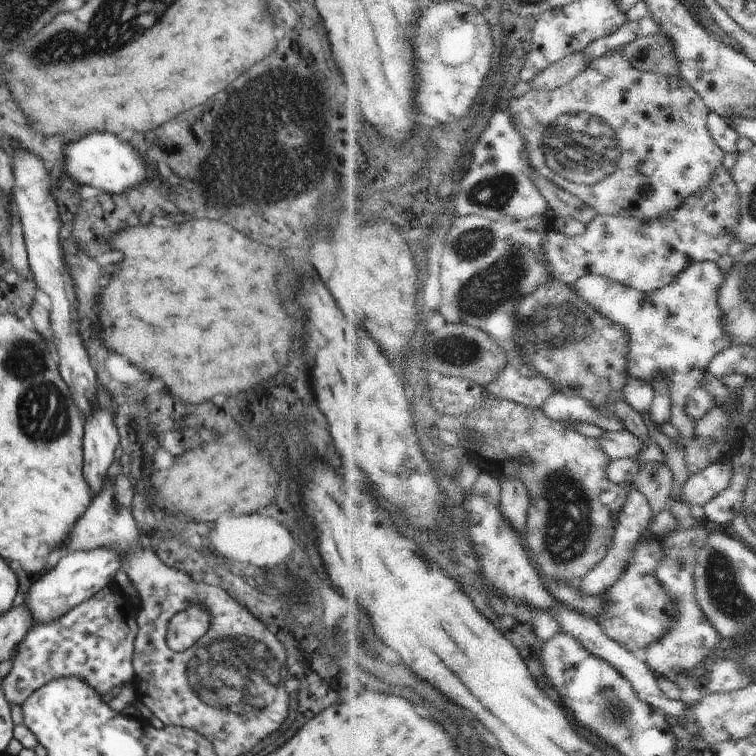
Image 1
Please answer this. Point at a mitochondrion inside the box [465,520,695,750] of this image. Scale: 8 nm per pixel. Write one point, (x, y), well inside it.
(618, 712)

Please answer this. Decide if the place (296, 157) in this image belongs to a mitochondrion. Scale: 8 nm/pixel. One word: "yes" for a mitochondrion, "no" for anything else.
yes

